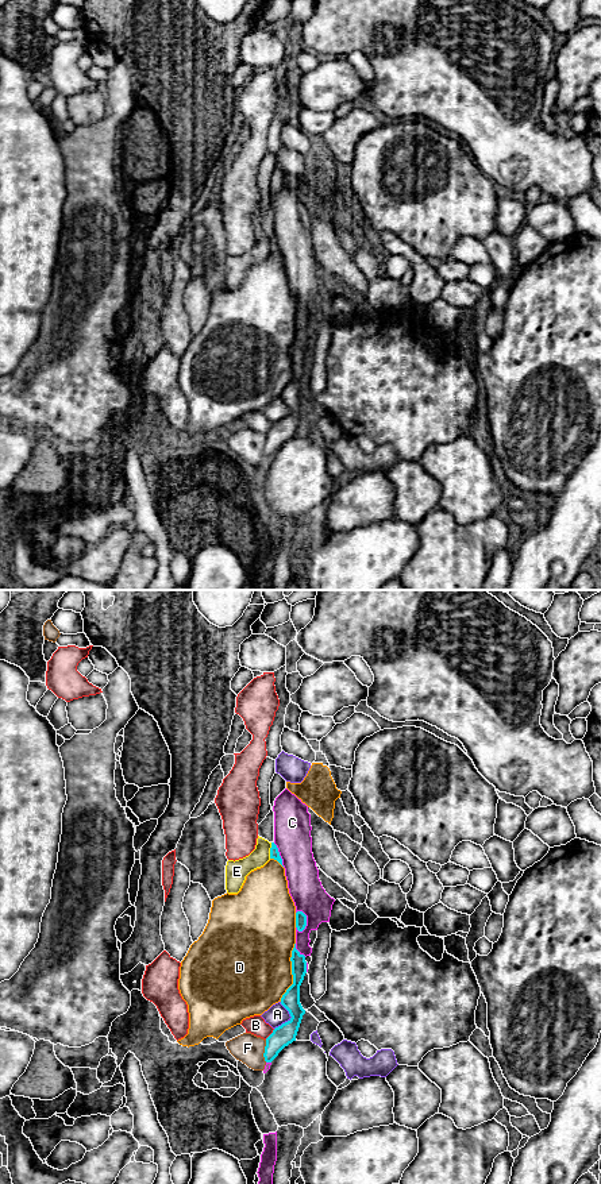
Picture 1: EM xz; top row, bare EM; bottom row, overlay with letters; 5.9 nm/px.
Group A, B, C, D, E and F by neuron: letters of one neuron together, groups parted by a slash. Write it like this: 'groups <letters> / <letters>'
groups A / B / C / D / E / F

